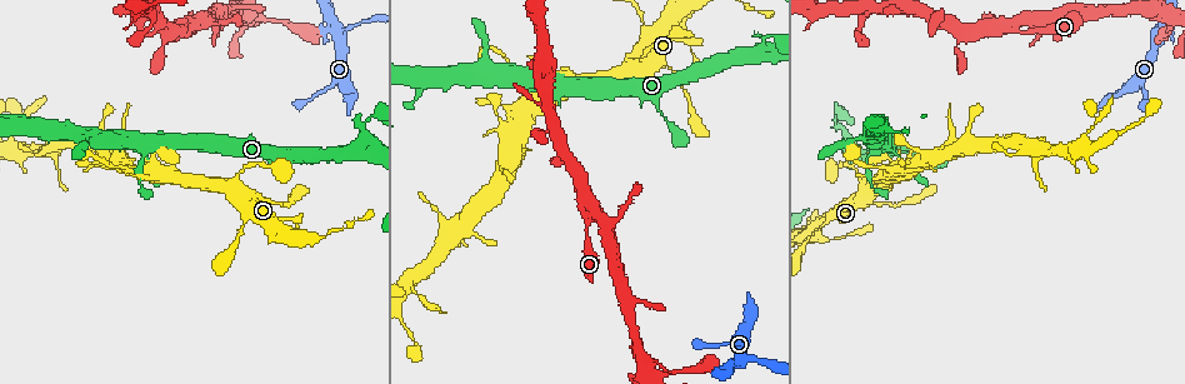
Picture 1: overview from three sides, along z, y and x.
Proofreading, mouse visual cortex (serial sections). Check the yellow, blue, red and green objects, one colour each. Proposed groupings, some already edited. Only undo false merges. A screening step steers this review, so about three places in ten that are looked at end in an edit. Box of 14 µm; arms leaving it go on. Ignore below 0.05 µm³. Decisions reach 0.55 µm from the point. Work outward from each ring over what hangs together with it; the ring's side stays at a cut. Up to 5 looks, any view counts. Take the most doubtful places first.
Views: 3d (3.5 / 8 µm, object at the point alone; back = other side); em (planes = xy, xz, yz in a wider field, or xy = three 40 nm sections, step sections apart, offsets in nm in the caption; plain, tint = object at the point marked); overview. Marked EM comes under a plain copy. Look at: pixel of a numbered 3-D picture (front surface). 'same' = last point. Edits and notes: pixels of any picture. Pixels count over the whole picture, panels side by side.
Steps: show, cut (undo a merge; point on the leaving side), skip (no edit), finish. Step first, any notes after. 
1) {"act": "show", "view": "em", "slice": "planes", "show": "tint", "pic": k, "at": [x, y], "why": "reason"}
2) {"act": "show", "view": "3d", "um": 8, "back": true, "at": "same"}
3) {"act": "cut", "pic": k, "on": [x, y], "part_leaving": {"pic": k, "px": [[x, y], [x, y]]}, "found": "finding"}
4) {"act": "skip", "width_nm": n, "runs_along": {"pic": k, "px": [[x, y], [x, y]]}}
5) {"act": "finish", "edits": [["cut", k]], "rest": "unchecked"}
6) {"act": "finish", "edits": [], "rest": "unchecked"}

{"act": "show", "view": "3d", "um": 8, "pic": 1, "at": [739, 360], "why": "two arms in line, one across"}

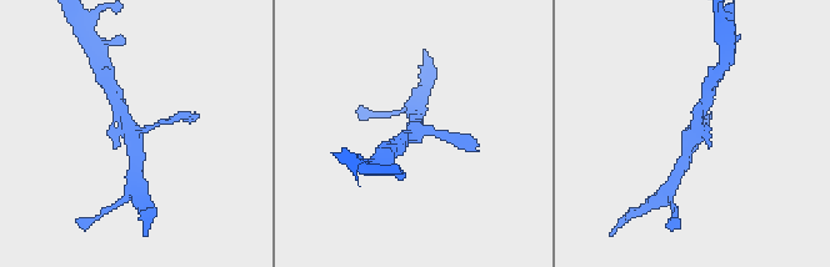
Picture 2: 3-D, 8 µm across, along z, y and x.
{"act": "show", "view": "em", "slice": "xy", "step": 3, "show": "tint", "pic": 2, "at": [413, 133], "why": "shape alone is not enough"}

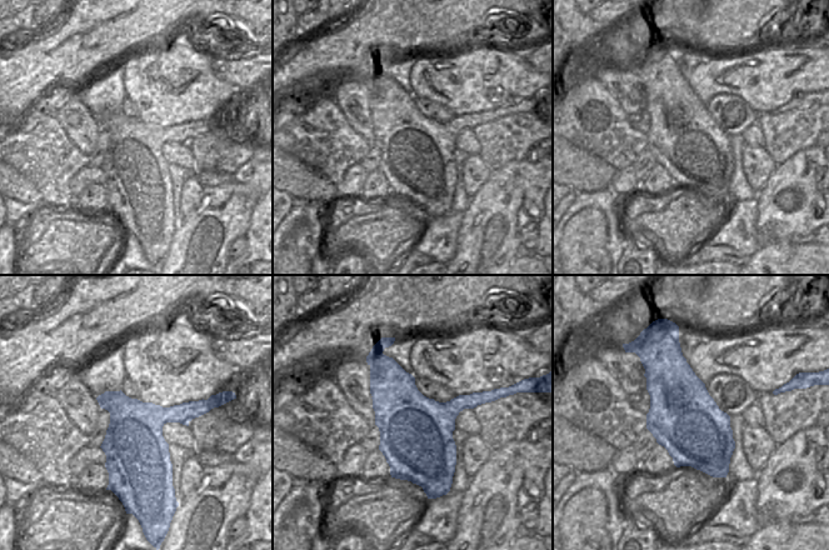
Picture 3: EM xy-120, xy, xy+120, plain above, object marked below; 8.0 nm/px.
{"act": "skip", "width_nm": 600, "runs_along": {"pic": 2, "px": [[681, 169], [704, 105]]}, "found": "continuous, no second cell"}

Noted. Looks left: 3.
{"act": "show", "view": "3d", "um": 3.5, "pic": 1, "at": [145, 147], "why": "abrupt turn"}

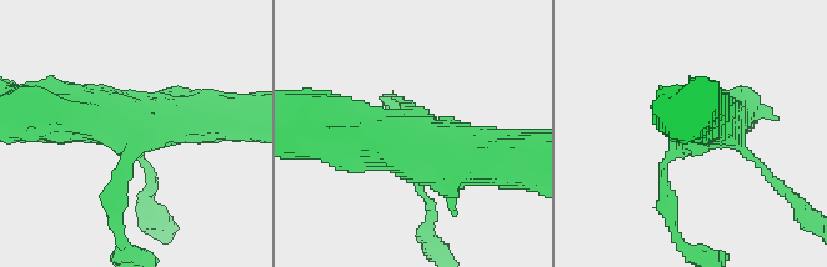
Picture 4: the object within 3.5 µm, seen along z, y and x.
{"act": "show", "view": "em", "slice": "xy", "step": 3, "show": "tint", "pic": 4, "at": [132, 133], "arms": 4, "arm_widths_nm": [100, 150, 600, 700]}

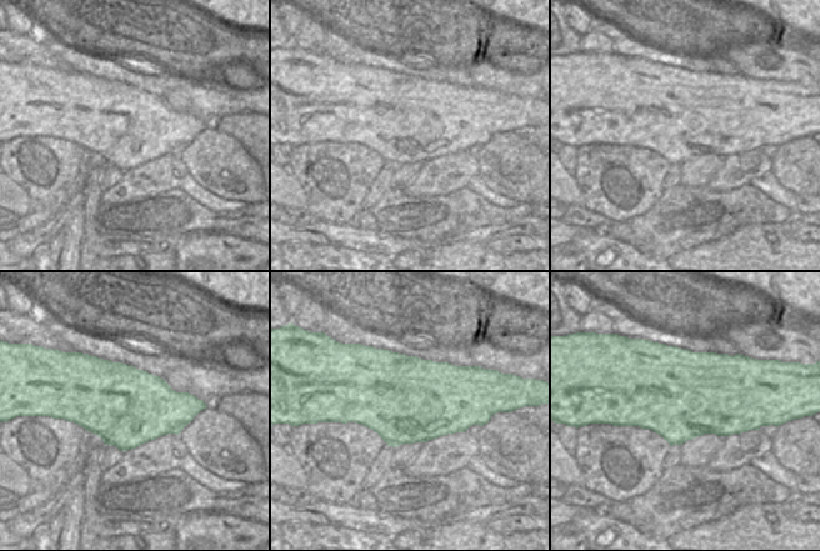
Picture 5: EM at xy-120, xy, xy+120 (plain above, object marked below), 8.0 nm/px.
{"act": "skip", "runs_along": {"pic": 4, "px": [[482, 159], [317, 127]]}, "found": "one cell here"}

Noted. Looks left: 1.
{"act": "finish", "edits": [], "rest": "unchecked"}

